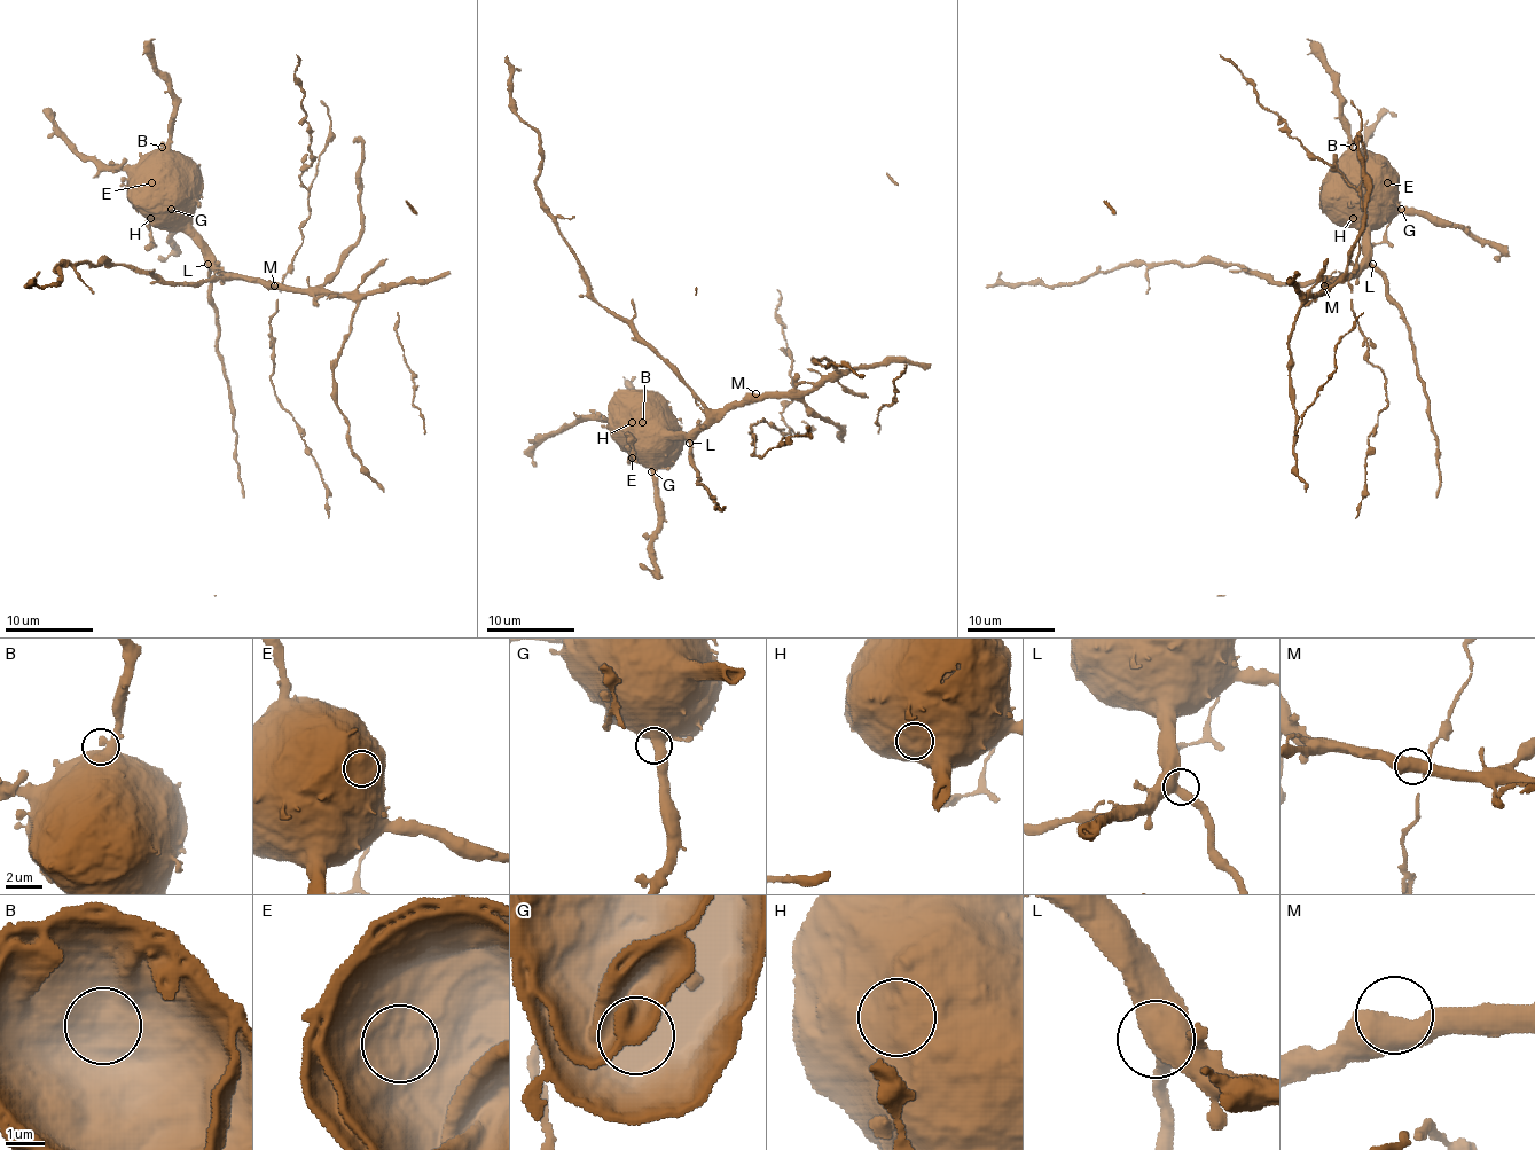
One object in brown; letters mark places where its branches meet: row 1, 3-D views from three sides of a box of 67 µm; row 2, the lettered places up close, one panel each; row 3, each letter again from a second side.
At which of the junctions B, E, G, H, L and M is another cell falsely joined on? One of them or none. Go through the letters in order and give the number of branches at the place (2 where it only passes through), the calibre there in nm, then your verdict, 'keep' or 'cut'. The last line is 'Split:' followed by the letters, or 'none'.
B: 2 | 380 nm | keep
E: 2 | 850 nm | cut
G: 2 | 600 nm | keep
H: 2 | 900 nm | keep
L: 2 | 500 nm | keep
M: 2 | 600 nm | keep
Split: E

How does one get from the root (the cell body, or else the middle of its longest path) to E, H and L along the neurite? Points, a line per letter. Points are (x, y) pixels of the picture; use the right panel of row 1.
E: (1332, 284), (1357, 271), (1363, 255), (1363, 235), (1391, 213), (1388, 182)
H: (1332, 284), (1346, 280), (1363, 257), (1363, 233), (1353, 224), (1353, 218)
L: (1332, 284), (1337, 280), (1351, 280), (1372, 264)

